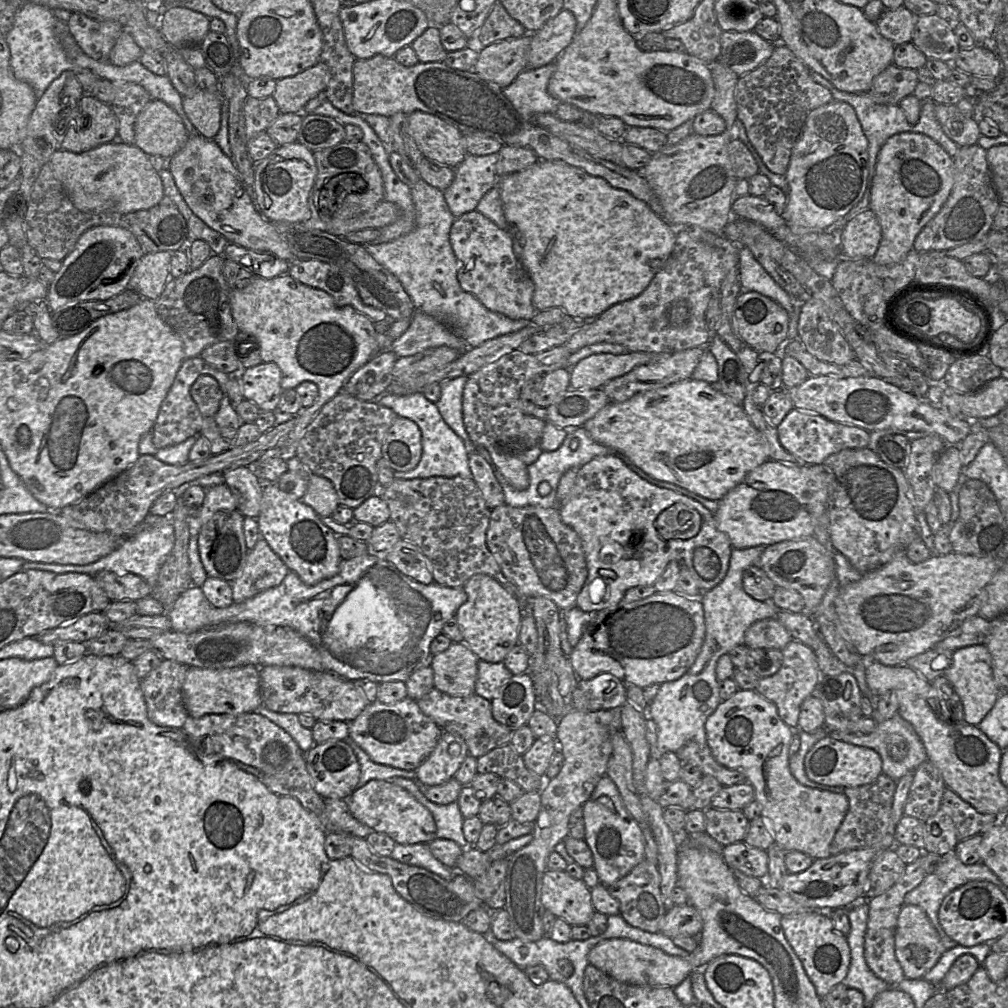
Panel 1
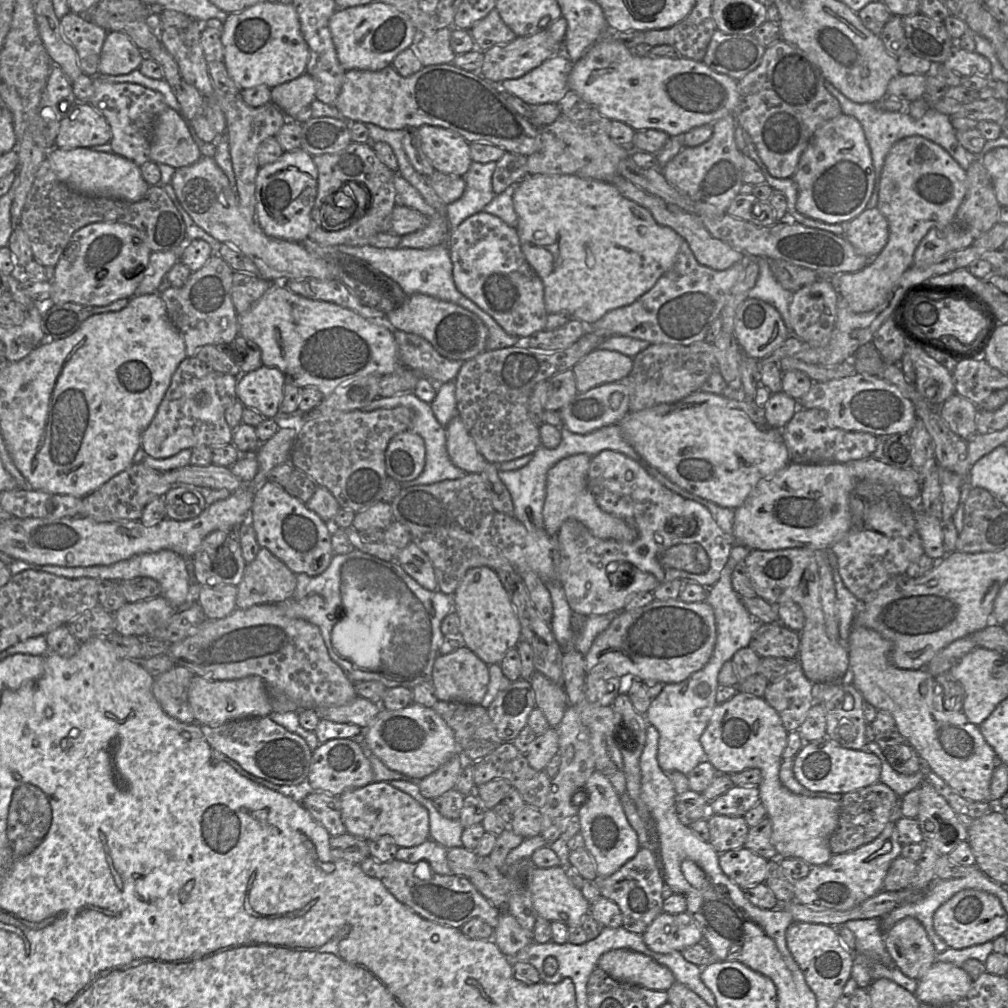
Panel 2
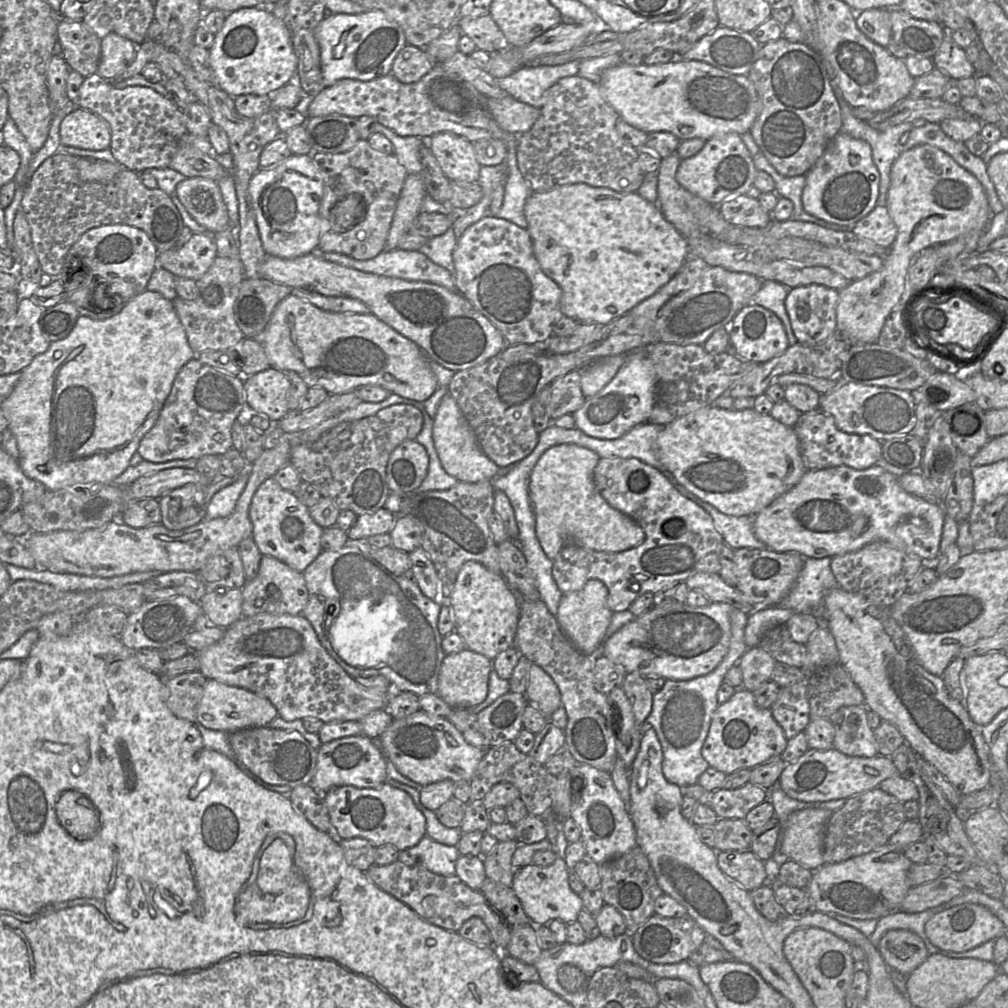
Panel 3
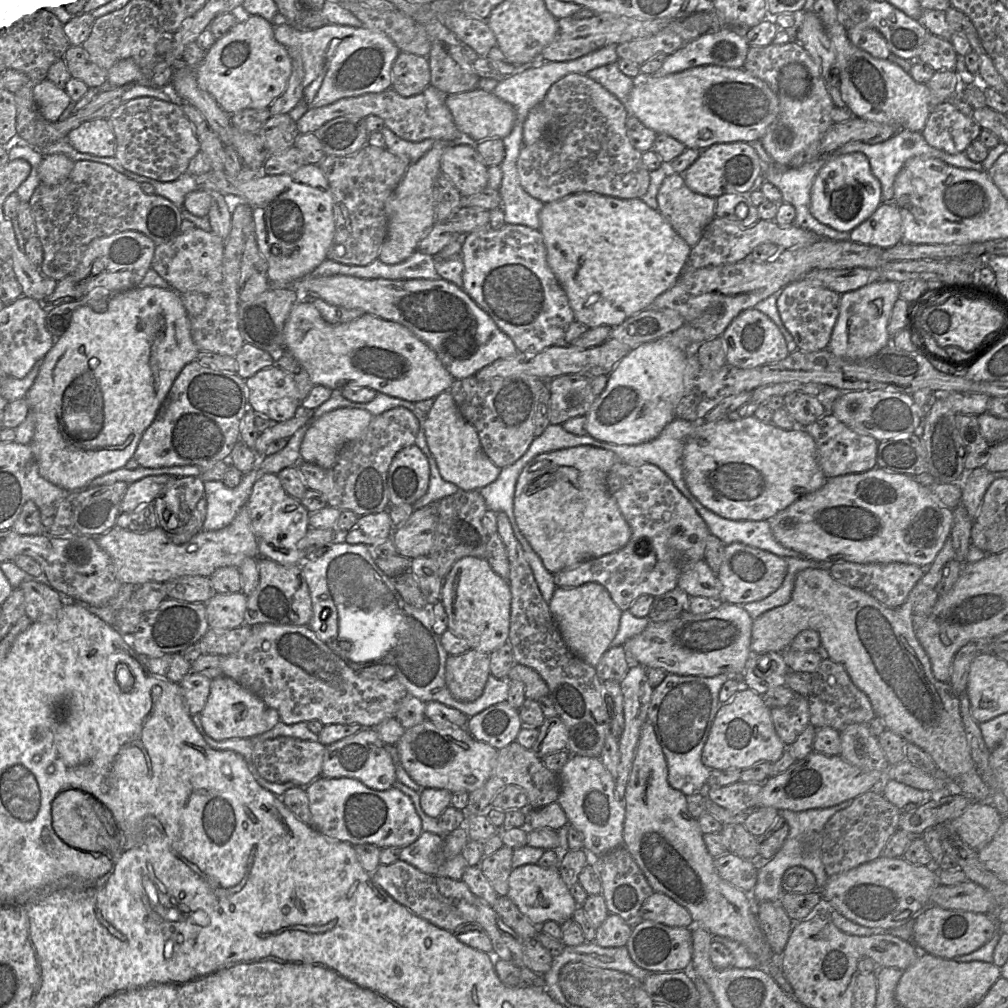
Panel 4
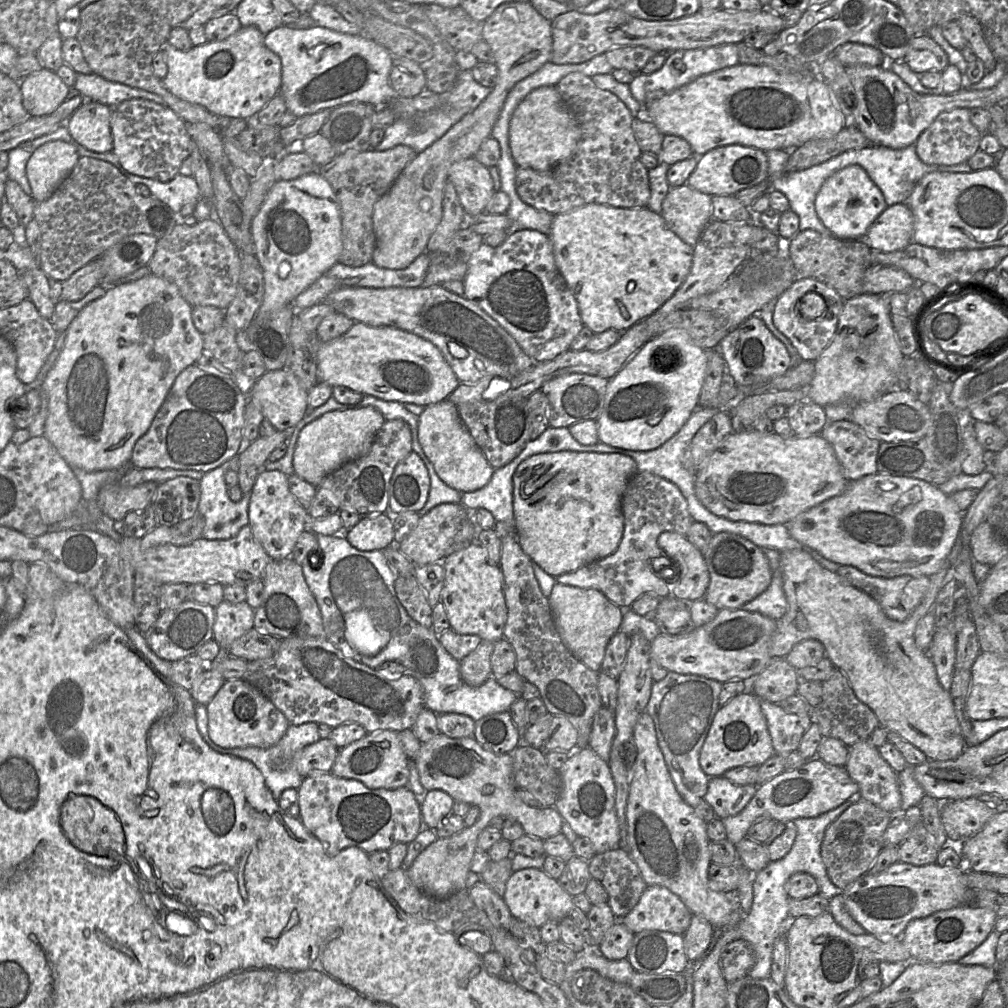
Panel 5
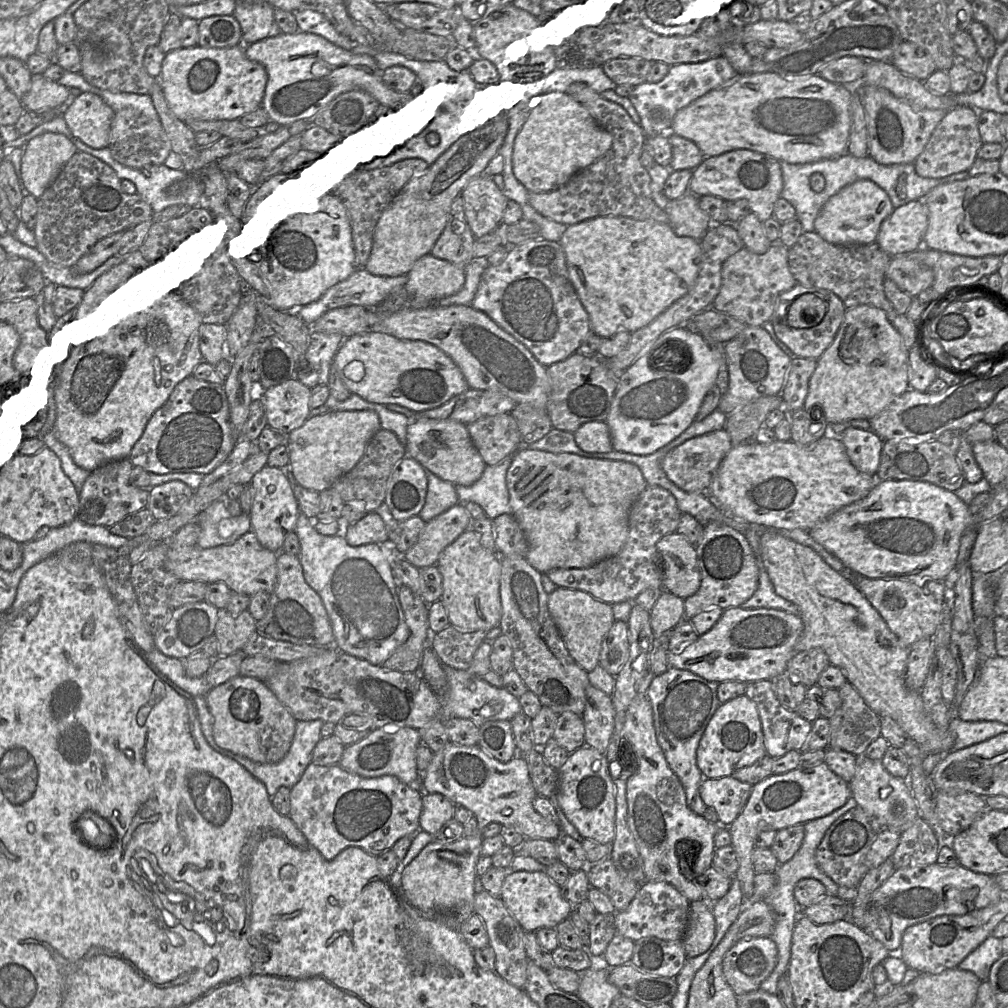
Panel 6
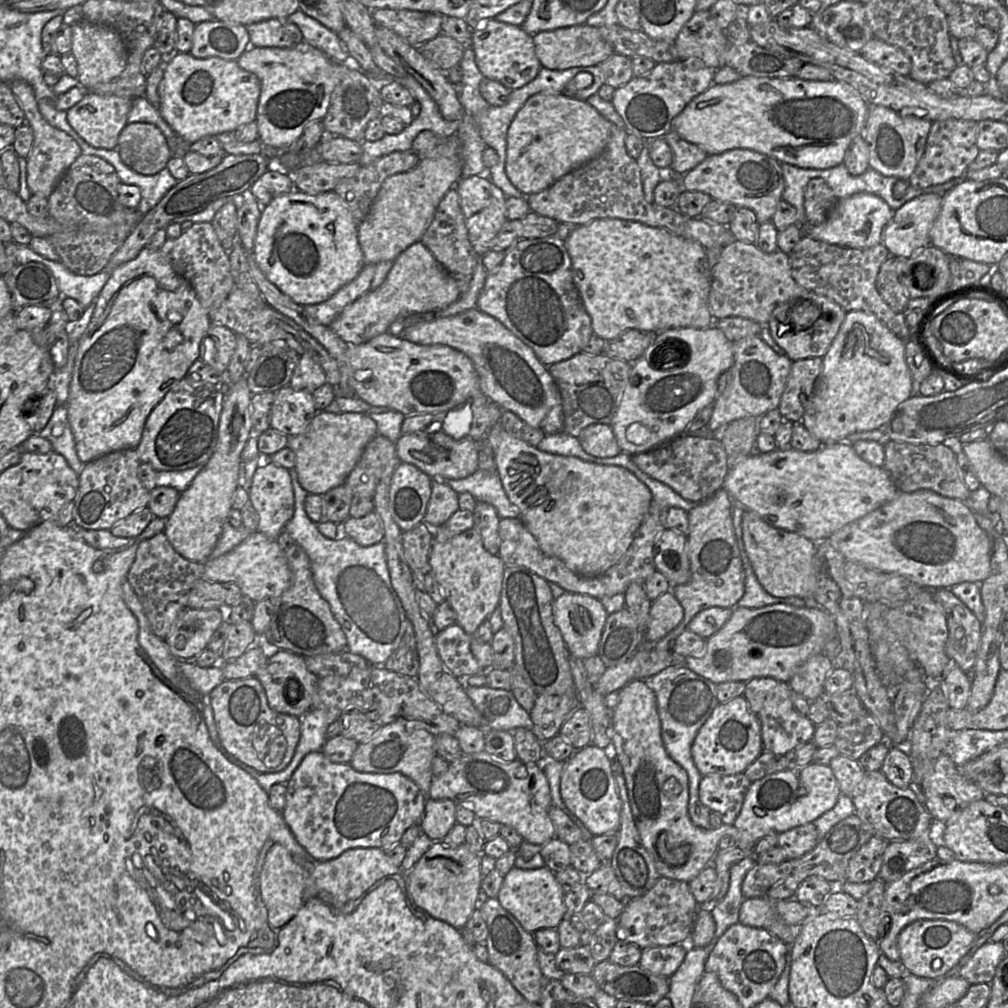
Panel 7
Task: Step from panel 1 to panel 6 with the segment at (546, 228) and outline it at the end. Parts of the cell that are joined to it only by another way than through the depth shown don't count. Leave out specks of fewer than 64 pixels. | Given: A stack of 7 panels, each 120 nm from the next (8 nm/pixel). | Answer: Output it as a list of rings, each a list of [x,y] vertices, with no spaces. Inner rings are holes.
[[[591,214],[566,223],[558,242],[563,250],[569,279],[584,307],[590,330],[600,338],[618,332],[633,333],[664,312],[693,287],[701,261],[700,242],[678,236],[668,222],[639,220],[619,214]]]

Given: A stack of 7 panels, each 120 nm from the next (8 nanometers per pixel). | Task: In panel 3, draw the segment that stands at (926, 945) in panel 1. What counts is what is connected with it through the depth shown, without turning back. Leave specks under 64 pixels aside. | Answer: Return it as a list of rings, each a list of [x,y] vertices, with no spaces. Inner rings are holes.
[[[904,929],[886,932],[880,939],[877,949],[889,969],[906,977],[930,955],[919,936]]]

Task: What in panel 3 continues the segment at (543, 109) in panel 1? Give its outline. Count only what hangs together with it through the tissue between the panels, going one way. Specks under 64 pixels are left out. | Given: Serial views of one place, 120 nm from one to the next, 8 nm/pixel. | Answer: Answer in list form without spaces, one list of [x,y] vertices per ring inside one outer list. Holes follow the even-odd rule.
[[[574,60],[561,65],[522,67],[509,76],[498,78],[497,82],[514,99],[540,108],[544,93],[559,79],[577,75],[580,62]]]

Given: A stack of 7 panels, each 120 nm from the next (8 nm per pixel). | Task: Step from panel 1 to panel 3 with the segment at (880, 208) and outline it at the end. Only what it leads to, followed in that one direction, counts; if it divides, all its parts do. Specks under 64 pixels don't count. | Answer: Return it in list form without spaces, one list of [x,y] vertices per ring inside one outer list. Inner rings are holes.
[[[928,144],[913,147],[900,154],[894,161],[890,171],[886,208],[897,227],[897,235],[882,257],[882,268],[862,279],[851,281],[838,293],[836,330],[855,344],[877,343],[886,318],[898,307],[903,293],[907,291],[908,268],[923,249],[947,242],[972,230],[985,230],[990,225],[992,217],[987,196],[976,177],[947,153]]]

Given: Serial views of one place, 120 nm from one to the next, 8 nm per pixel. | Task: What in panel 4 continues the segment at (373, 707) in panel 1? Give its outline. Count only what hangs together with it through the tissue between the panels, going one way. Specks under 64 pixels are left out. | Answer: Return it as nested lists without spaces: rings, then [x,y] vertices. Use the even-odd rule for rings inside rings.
[[[428,719],[406,729],[395,744],[403,768],[423,788],[470,793],[488,780],[495,765],[497,749],[476,740],[466,727],[436,726]]]

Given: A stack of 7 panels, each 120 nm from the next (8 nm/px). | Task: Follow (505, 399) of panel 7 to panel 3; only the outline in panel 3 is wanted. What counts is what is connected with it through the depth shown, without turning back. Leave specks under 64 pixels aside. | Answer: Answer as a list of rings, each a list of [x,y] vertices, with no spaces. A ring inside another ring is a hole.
[[[318,252],[294,259],[266,255],[261,276],[290,288],[358,299],[380,320],[417,344],[430,360],[454,372],[484,363],[499,355],[507,344],[499,330],[468,299],[440,285],[365,273],[327,261]]]

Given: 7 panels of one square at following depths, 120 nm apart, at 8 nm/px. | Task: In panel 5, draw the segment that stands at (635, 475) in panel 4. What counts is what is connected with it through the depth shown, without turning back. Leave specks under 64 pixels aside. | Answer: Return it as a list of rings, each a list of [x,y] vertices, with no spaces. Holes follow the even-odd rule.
[[[637,472],[628,481],[622,496],[622,513],[623,537],[613,554],[554,578],[559,584],[596,589],[621,609],[631,609],[633,602],[645,593],[655,594],[659,598],[671,595],[670,588],[679,578],[677,575],[664,574],[671,559],[658,546],[657,539],[663,532],[676,532],[686,537],[695,520],[691,517],[688,504],[679,488],[649,472]]]

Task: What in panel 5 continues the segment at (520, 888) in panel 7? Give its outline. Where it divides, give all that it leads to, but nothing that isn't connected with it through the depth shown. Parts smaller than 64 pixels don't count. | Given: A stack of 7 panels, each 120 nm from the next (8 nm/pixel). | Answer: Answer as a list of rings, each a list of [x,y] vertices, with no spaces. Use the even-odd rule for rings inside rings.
[[[524,868],[511,874],[503,899],[513,917],[540,928],[547,922],[559,923],[562,919],[570,917],[574,909],[572,897],[556,879],[542,869]]]

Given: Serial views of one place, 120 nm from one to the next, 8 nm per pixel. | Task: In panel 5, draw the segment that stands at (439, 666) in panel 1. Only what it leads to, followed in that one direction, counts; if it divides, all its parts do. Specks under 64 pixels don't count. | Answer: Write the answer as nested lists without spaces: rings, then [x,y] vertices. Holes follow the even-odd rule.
[[[482,641],[469,655],[459,661],[462,681],[471,686],[481,686],[491,676],[490,659],[494,643]]]

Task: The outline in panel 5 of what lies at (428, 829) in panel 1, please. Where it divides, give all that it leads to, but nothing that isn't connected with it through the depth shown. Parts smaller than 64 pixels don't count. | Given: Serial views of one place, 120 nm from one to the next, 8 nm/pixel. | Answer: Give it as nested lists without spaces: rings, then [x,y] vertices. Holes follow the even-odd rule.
[[[317,772],[305,777],[297,792],[299,819],[326,846],[331,855],[350,846],[356,846],[368,854],[389,850],[395,844],[410,843],[423,828],[420,798],[406,786],[396,789],[371,789],[356,779],[338,777],[331,772]]]

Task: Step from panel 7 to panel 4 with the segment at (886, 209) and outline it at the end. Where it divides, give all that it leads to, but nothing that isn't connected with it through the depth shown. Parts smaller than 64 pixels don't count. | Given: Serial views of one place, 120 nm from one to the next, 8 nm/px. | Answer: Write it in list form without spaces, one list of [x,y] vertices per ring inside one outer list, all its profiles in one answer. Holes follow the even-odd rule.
[[[861,152],[829,159],[814,179],[810,195],[811,214],[822,224],[850,233],[868,219],[882,203],[881,185]]]

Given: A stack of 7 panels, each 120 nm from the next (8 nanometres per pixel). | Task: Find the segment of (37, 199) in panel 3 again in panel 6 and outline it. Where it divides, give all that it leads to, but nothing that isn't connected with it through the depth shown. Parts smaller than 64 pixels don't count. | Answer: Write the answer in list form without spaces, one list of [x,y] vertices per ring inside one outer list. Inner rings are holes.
[[[78,152],[67,163],[53,190],[44,200],[39,201],[35,230],[37,250],[46,257],[53,268],[63,273],[75,273],[78,262],[91,253],[101,240],[133,229],[143,222],[155,221],[155,214],[151,206],[140,195],[125,193],[121,184],[122,180],[112,167],[87,153]]]

